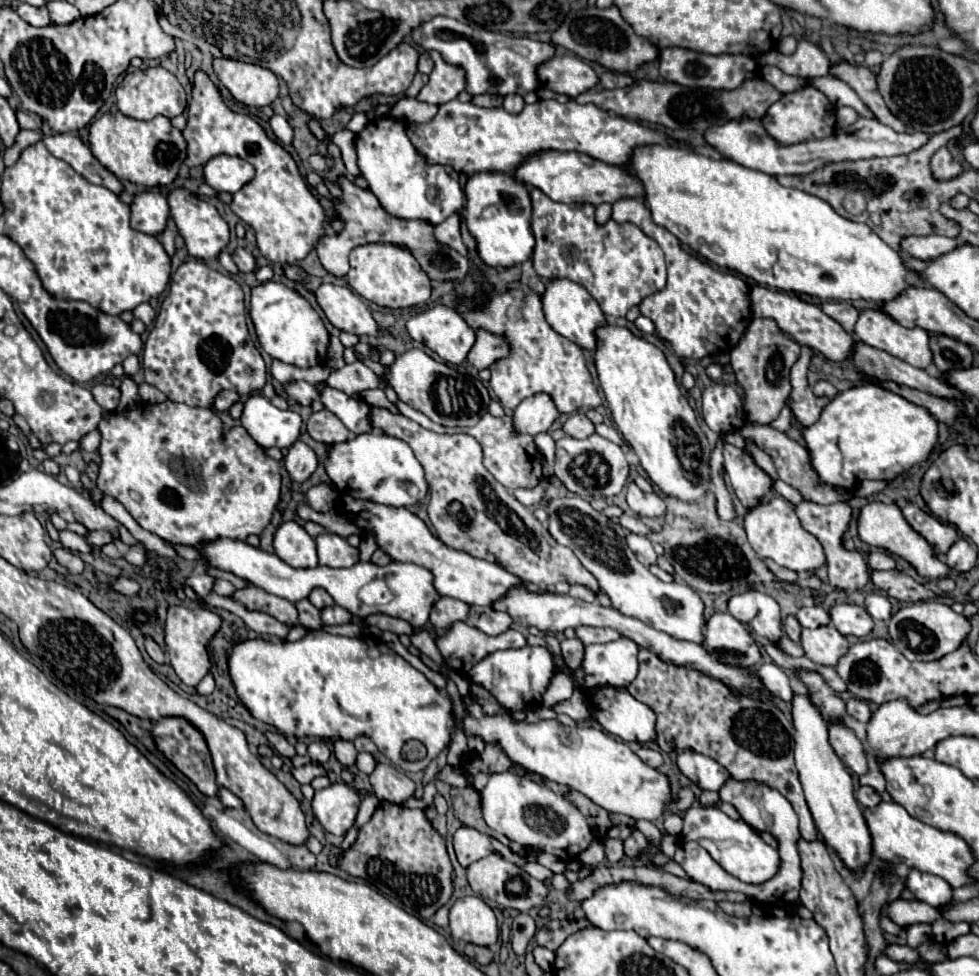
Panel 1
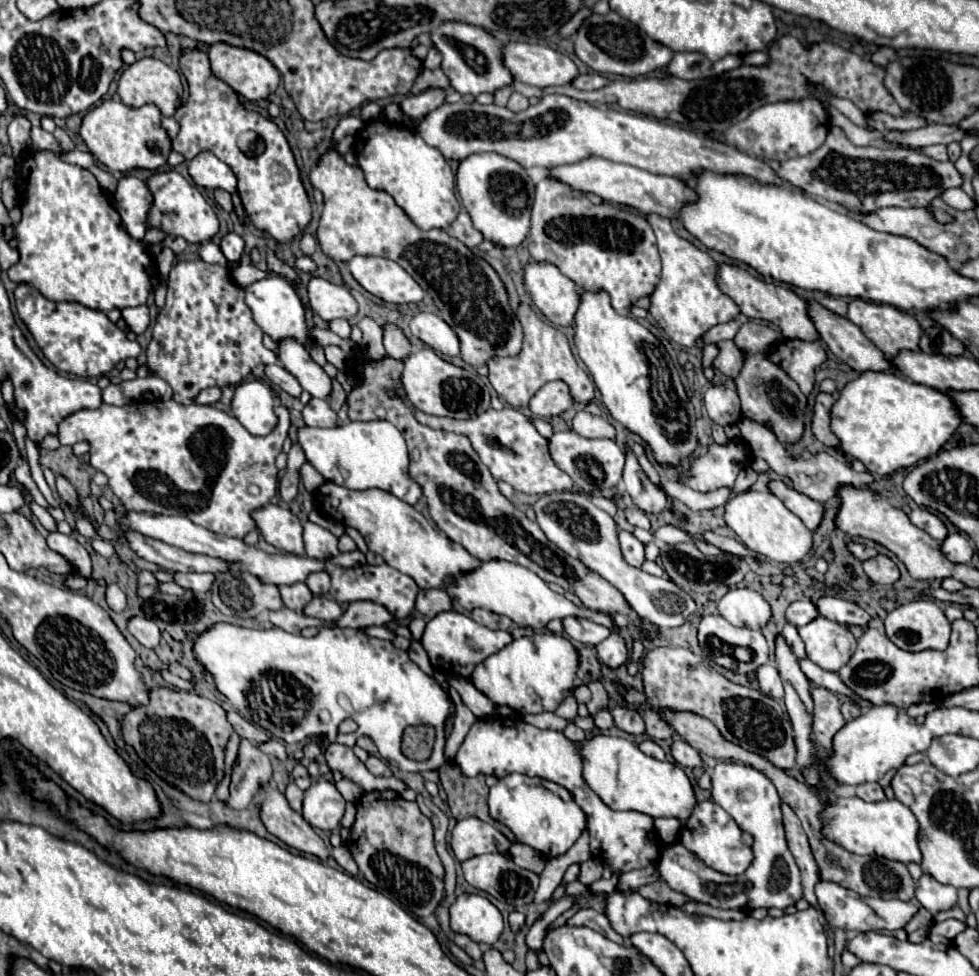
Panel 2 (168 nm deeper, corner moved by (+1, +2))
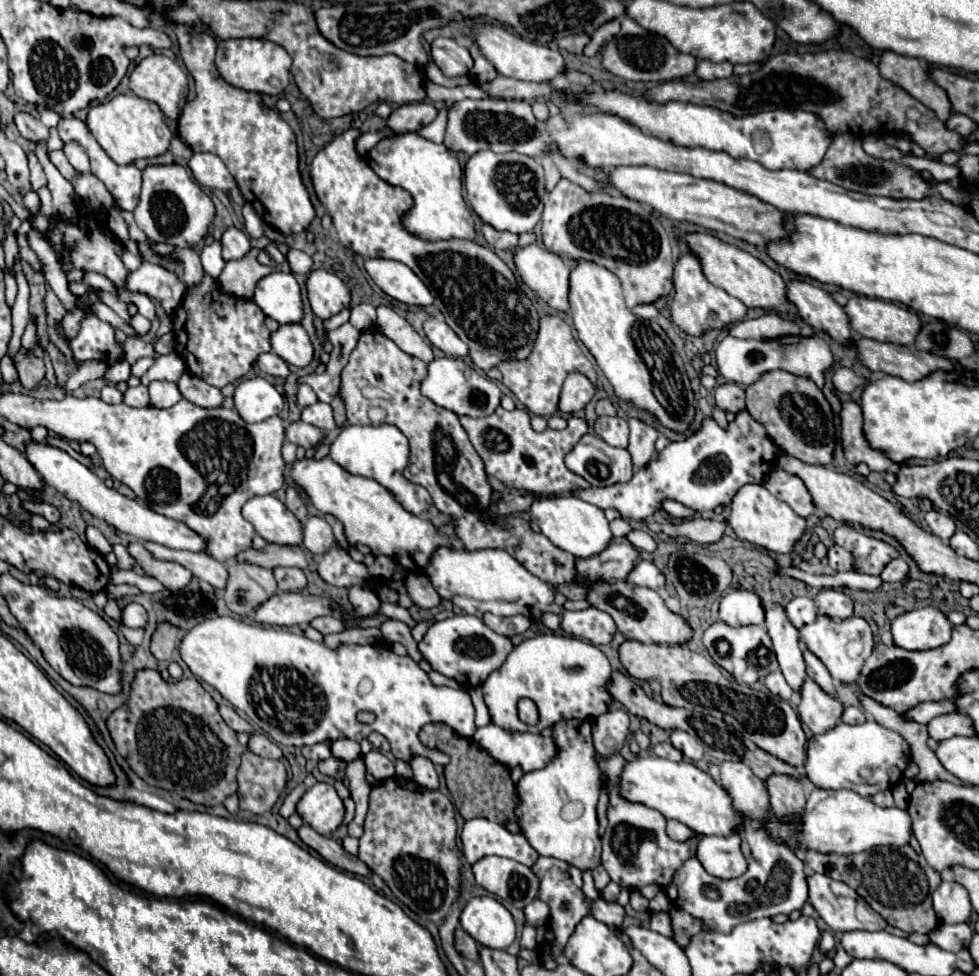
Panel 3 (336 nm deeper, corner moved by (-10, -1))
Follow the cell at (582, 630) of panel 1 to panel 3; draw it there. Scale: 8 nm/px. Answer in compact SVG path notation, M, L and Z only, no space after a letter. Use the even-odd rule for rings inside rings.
M592 605L584 611L564 611L560 627L570 637L590 641L592 645L608 645L616 633L612 617Z

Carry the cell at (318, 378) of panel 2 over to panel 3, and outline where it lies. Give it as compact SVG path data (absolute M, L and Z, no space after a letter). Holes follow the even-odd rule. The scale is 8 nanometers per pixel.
M300 323L280 325L276 331L270 333L270 343L272 351L280 355L288 365L306 367L312 361L312 343Z

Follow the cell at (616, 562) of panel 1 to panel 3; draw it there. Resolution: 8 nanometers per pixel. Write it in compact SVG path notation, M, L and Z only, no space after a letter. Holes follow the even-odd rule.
M530 493L532 503L526 511L530 521L534 521L542 533L560 549L576 555L576 557L590 557L608 547L608 541L612 539L608 519L604 517L604 511L596 505L584 503L576 497L542 497L542 493Z

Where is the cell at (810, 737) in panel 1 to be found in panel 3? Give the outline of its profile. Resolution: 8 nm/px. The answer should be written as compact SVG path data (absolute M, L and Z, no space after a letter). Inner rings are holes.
M778 603L766 605L764 619L766 619L764 625L774 643L774 653L778 657L784 679L794 691L800 691L808 675L806 675L802 651L798 647L798 629L790 623L784 607Z

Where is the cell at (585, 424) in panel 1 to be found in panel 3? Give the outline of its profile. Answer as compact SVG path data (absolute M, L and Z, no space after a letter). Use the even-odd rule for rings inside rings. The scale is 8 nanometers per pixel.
M598 417L596 433L608 445L614 447L628 447L628 423L622 417Z

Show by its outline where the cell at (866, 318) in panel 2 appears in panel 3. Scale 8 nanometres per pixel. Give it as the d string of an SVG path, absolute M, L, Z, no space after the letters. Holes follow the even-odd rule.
M854 295L844 305L844 311L850 319L852 333L856 333L858 337L870 337L870 339L876 339L876 341L888 341L888 343L910 347L910 345L914 345L914 339L920 331L918 315L914 311L910 311L906 307L898 307L896 303L890 303L890 301Z

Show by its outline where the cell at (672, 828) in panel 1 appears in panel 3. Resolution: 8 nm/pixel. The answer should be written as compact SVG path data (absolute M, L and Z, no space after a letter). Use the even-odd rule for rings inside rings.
M668 819L668 835L676 841L686 841L692 835L692 831L684 823L680 823L676 819Z

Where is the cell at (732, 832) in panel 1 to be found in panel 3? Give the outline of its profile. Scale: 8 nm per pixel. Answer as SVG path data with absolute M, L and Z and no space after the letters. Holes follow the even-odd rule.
M738 833L730 837L704 835L698 843L696 857L702 863L702 867L718 879L734 879L746 871L746 859L740 851Z

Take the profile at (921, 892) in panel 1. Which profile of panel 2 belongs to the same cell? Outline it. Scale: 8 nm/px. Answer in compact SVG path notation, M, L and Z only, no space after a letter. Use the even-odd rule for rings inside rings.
M923 874L915 886L915 898L923 908L935 914L941 910L949 910L957 904L957 890L949 884L933 880L933 876L929 874Z

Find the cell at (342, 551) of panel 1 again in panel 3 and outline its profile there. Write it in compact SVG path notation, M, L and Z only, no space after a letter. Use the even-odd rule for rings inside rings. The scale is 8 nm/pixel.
M308 517L304 525L304 547L310 549L314 555L326 553L334 545L334 533L330 525L322 517Z

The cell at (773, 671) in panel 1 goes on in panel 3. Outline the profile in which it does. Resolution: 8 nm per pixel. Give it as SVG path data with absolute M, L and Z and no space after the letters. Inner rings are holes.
M774 671L774 673L770 673L766 679L764 679L764 685L770 689L770 693L774 693L774 695L778 695L778 697L782 697L782 699L792 699L792 689L788 687L788 683L786 683L786 679L784 679L784 675L780 673L780 671Z

